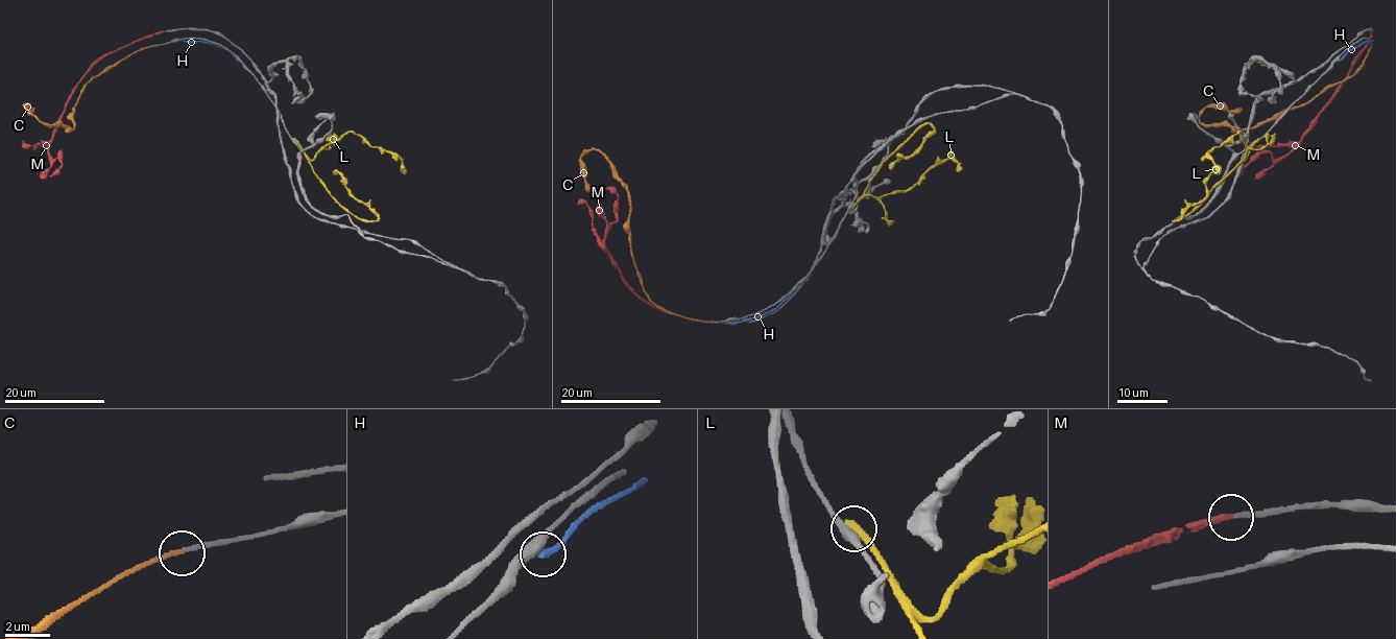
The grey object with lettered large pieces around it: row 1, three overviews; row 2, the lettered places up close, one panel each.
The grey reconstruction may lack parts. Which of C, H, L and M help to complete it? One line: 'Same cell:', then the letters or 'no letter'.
Same cell: C, M

